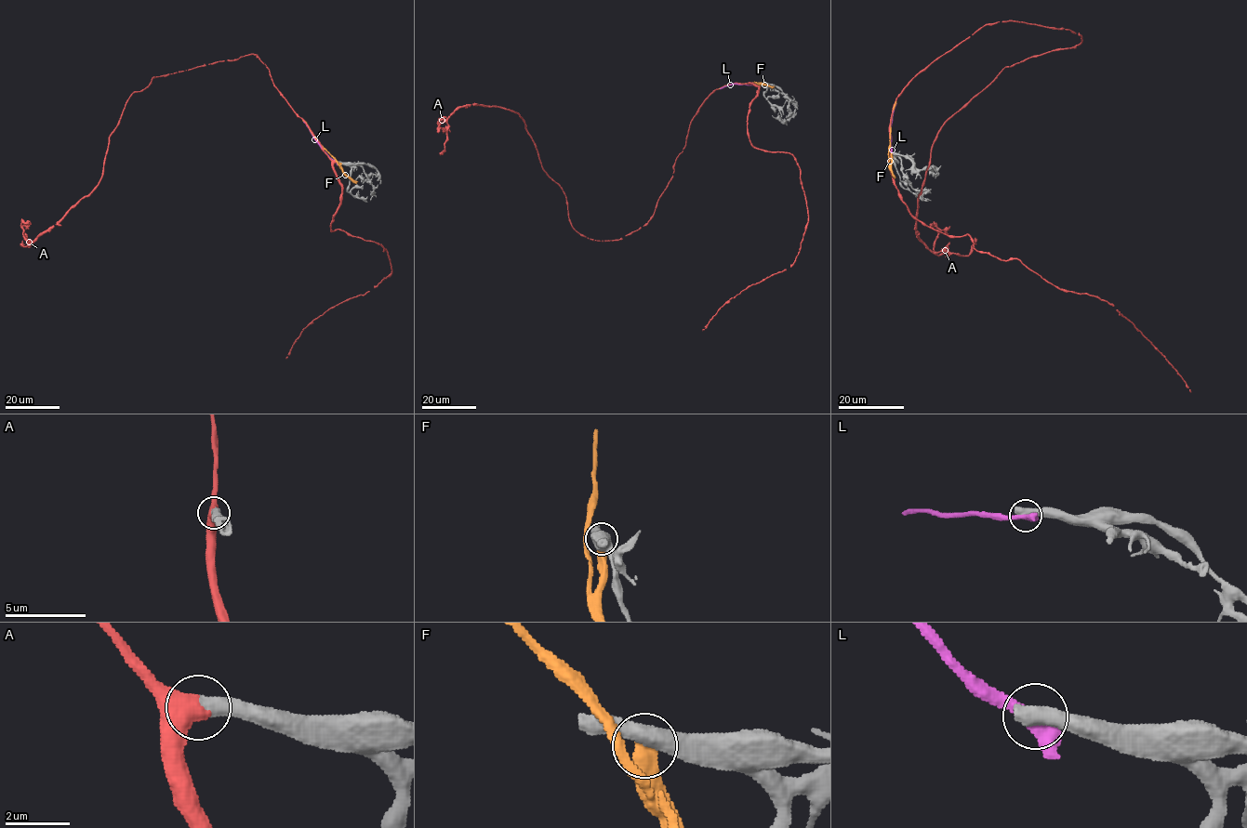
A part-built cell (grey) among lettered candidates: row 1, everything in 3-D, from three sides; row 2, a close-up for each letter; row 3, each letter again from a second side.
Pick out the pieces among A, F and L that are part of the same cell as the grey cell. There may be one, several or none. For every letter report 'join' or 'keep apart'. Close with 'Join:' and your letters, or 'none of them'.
A: join
F: keep apart
L: keep apart
Join: A

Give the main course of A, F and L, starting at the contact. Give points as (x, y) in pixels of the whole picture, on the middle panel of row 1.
A: (751, 84), (699, 107), (653, 216), (622, 239), (571, 225), (516, 112), (459, 106), (440, 153)
F: (757, 85), (757, 82), (732, 84), (719, 89)
L: (752, 84), (736, 84), (720, 89)

